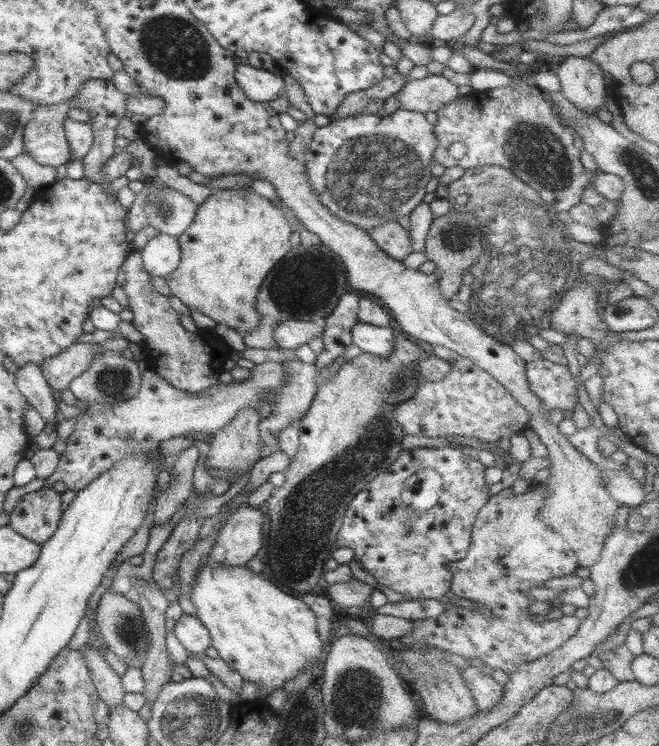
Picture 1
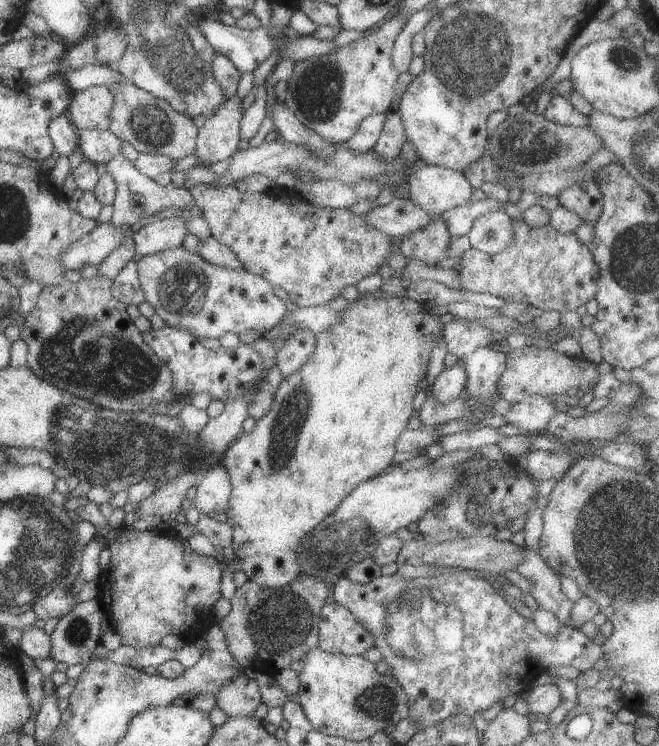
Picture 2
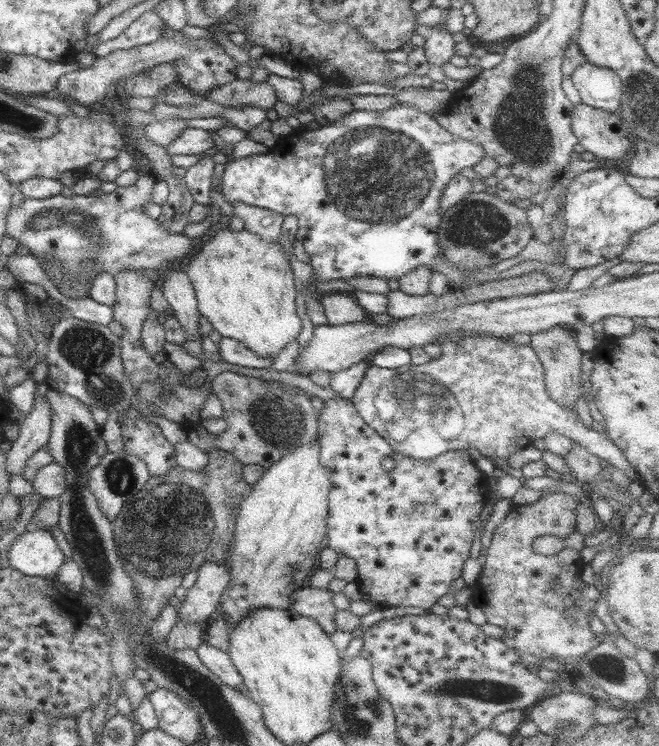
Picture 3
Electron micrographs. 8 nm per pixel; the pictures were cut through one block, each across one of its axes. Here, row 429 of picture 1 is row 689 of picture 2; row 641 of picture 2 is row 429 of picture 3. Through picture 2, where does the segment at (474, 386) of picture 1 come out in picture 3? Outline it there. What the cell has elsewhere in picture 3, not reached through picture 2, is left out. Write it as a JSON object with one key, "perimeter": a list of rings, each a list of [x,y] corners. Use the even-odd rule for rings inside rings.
{"perimeter":[[[446,334],[439,342],[442,354],[421,365],[408,365],[399,369],[381,369],[369,364],[368,370],[351,398],[358,414],[395,450],[414,459],[430,459],[448,450],[476,448],[488,458],[507,460],[514,452],[548,433],[558,433],[588,449],[590,454],[606,460],[624,472],[632,482],[640,480],[638,472],[626,460],[622,449],[604,433],[585,425],[576,410],[562,408],[548,396],[542,361],[528,345],[516,346],[508,338],[484,336],[484,334]]]}

